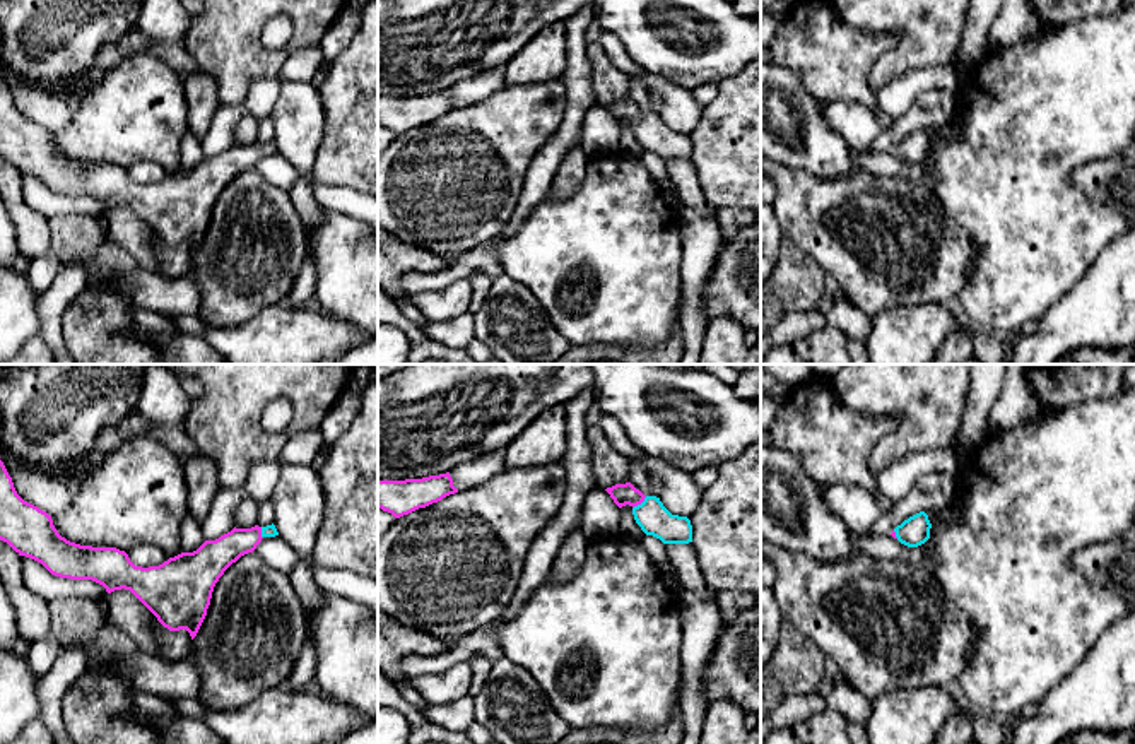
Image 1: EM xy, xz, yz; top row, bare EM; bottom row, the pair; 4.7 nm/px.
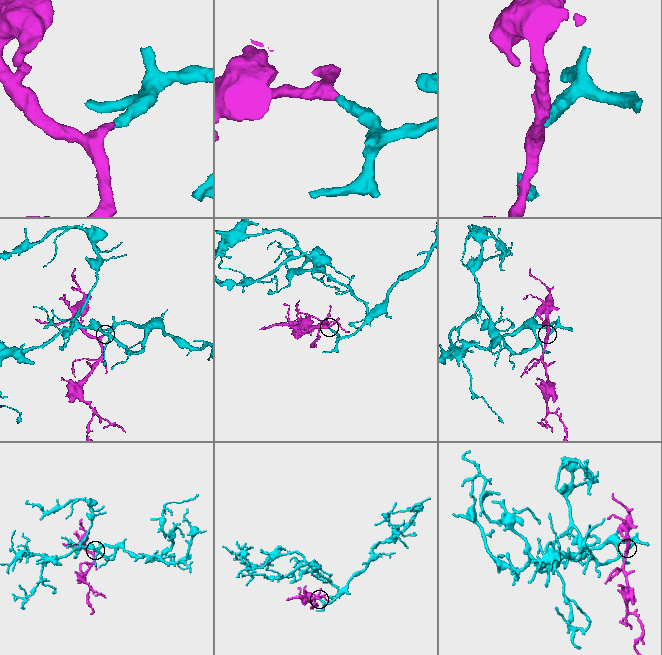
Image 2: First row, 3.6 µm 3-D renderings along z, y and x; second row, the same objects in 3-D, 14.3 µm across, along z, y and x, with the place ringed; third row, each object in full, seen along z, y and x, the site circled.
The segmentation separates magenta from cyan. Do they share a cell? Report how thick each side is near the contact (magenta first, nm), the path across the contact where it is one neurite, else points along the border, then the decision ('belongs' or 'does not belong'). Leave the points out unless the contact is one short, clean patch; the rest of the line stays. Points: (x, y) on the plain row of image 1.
100/150 nm | across xz (623, 112), (629, 112), (640, 120), (653, 135) | belongs

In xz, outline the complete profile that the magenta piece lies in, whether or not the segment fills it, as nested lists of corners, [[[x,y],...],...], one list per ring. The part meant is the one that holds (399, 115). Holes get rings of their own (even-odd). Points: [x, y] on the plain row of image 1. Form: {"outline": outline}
{"outline": [[[450,89],[422,96],[378,97],[378,125],[395,135],[458,109]]]}

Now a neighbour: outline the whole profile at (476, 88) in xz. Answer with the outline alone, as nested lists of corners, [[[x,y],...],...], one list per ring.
[[[506,67],[482,70],[450,87],[453,103],[462,106],[477,104],[506,87]]]

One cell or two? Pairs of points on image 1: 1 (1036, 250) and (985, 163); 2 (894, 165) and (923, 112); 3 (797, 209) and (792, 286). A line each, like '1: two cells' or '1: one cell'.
1: one cell
2: two cells
3: two cells

